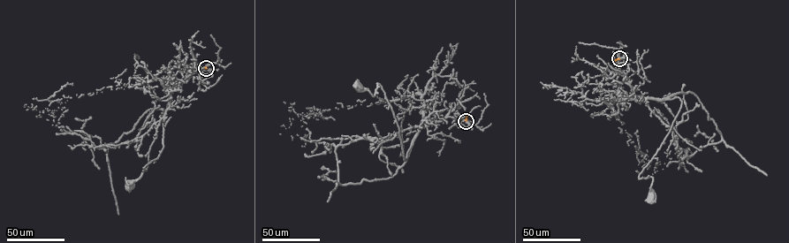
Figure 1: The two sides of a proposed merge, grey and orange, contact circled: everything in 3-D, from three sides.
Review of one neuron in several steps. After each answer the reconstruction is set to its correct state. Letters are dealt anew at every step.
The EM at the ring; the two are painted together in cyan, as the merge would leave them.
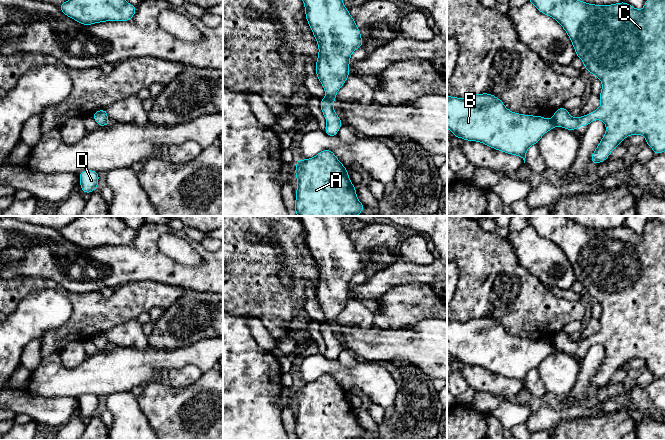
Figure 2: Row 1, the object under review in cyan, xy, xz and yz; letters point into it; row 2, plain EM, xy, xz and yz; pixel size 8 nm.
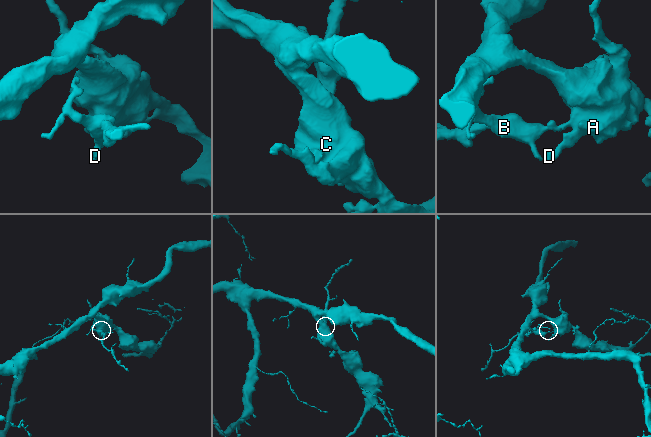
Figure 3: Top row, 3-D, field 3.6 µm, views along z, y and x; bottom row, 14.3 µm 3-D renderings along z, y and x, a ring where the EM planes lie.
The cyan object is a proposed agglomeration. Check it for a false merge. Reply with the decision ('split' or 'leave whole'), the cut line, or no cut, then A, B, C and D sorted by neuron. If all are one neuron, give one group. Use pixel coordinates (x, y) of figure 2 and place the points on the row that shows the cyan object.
split; cut xz (325, 97), (332, 103); groups A C D / B

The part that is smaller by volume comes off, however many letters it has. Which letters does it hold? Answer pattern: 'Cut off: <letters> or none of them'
Cut off: B

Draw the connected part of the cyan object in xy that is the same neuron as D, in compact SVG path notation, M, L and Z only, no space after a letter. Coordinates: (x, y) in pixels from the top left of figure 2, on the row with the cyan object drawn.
M87 170L79 173L81 190L89 195L98 187L99 173Z

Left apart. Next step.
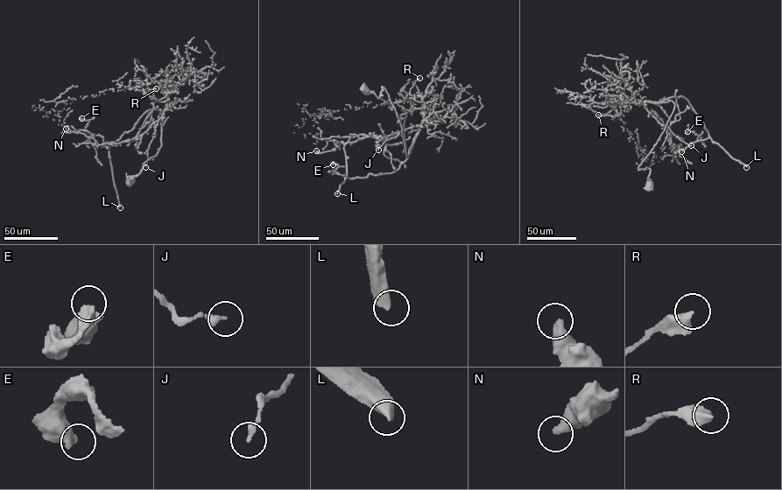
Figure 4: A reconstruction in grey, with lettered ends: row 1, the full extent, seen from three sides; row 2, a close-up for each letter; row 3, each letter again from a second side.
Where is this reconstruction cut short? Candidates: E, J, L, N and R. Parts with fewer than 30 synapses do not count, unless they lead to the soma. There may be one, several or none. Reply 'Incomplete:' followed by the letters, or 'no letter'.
Incomplete: L

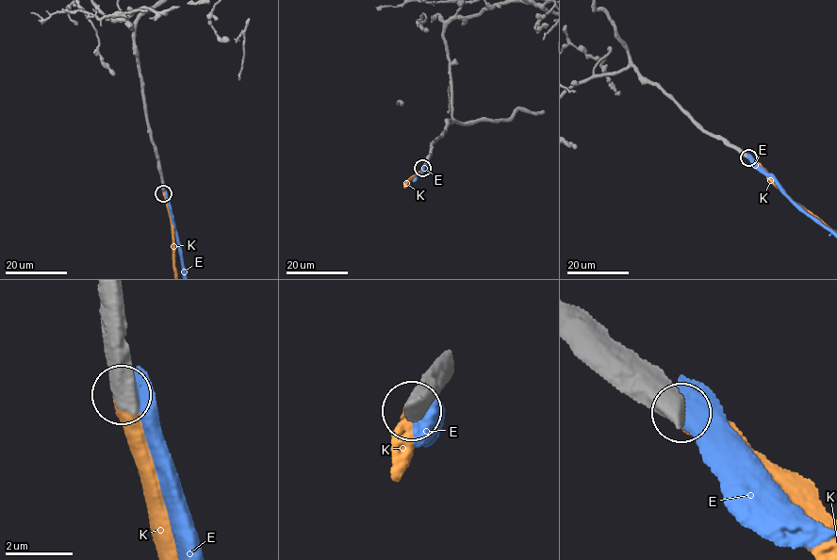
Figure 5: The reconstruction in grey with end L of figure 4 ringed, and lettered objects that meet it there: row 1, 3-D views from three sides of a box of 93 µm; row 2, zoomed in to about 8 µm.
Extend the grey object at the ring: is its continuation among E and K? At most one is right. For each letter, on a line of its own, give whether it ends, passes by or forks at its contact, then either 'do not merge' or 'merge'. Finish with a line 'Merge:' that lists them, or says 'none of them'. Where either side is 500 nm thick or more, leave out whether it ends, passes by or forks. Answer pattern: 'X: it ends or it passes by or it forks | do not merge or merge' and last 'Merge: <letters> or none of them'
E: do not merge
K: merge
Merge: K

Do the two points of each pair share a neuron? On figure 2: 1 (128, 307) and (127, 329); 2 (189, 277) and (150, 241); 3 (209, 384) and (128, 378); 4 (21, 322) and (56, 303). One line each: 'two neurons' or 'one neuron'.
1: two neurons
2: one neuron
3: two neurons
4: one neuron

